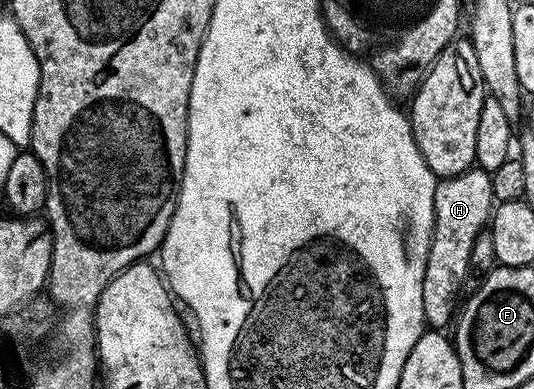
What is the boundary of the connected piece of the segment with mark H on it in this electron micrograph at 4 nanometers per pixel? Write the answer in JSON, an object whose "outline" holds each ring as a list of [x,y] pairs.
{"outline":[[[480,167],[467,169],[458,177],[438,180],[433,200],[433,238],[423,275],[423,315],[426,326],[441,331],[449,320],[449,324],[454,320],[458,308],[457,292],[465,276],[471,273],[471,247],[475,247],[475,239],[490,224],[494,205],[491,176]]]}

